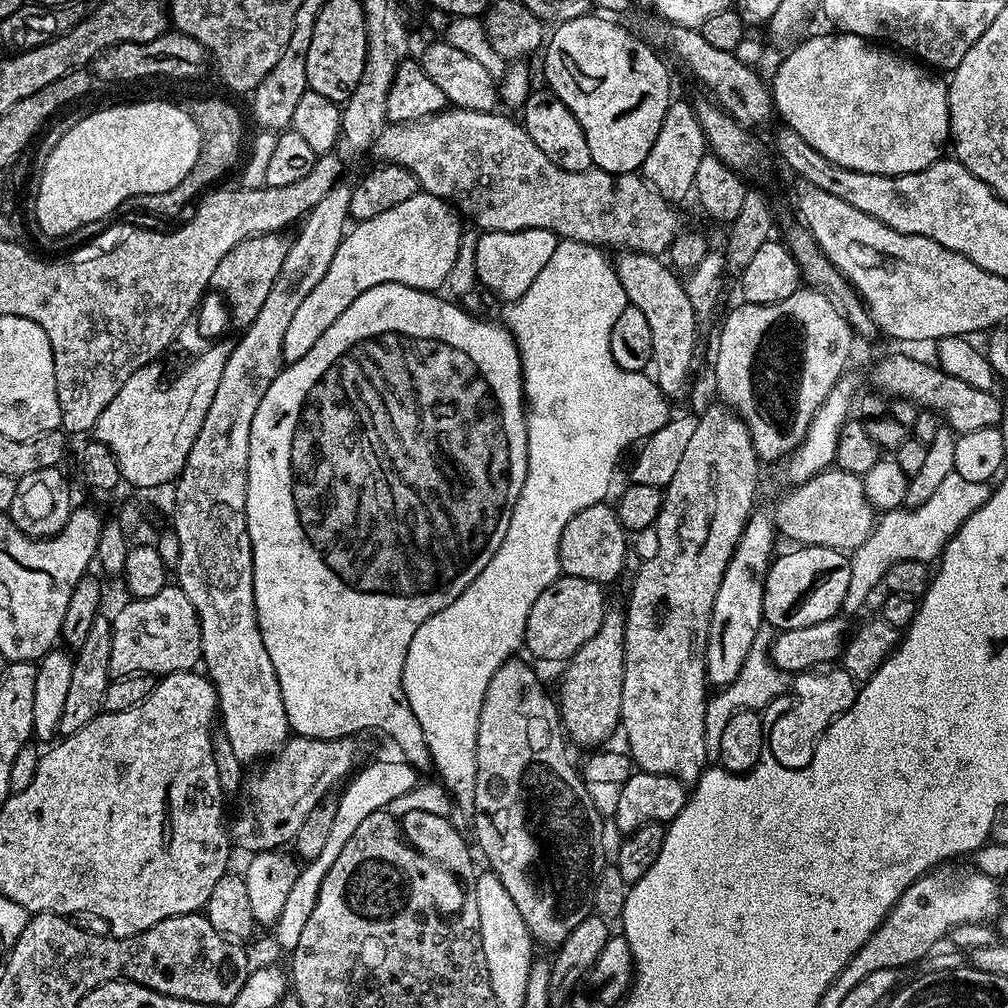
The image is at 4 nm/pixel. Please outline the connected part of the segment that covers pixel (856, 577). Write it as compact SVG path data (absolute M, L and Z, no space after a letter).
M956 471L938 485L938 490L927 502L917 508L903 506L883 513L875 521L872 533L860 546L850 553L850 590L844 599L843 611L856 612L872 596L872 591L881 587L884 571L894 562L903 560L923 560L932 562L939 557L948 545L949 538L956 533L983 504L990 495L989 485L985 482L970 482Z

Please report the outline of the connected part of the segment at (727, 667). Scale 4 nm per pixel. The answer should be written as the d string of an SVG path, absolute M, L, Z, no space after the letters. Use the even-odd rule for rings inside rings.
M758 510L748 517L714 600L706 654L708 681L713 687L727 687L737 677L753 642L759 637L758 630L764 620L764 579L774 558L774 538L775 523L769 515Z

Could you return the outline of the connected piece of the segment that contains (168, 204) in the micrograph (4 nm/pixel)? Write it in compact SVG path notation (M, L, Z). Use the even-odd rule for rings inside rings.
M196 100L190 104L190 111L200 131L198 162L192 164L192 169L185 172L184 177L177 180L174 187L163 189L158 194L131 197L131 207L140 208L144 204L145 210L152 216L176 216L188 203L191 205L205 189L220 182L215 180L222 179L235 166L236 159L238 164L241 159L240 143L244 140L244 124L240 121L239 110L228 100Z

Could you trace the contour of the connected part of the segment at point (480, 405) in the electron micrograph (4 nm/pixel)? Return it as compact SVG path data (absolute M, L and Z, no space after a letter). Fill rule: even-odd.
M379 284L366 294L358 294L354 302L342 313L342 318L310 346L306 358L298 358L298 362L287 365L270 382L270 390L262 398L258 410L254 414L254 422L250 426L250 462L248 463L248 489L246 490L246 518L248 533L252 539L252 557L254 558L254 602L256 617L262 634L262 642L266 646L266 654L270 654L270 662L274 662L274 674L278 674L278 686L282 690L282 702L286 706L289 729L295 735L309 736L319 740L337 740L343 736L356 736L360 732L368 732L377 728L385 732L400 747L399 755L417 770L432 768L432 755L426 744L426 734L422 734L422 726L418 726L418 718L414 718L414 710L410 710L410 702L404 693L402 670L406 662L406 650L410 650L410 638L418 631L418 626L426 622L438 610L450 606L478 574L494 558L498 546L502 546L502 538L506 538L506 526L510 526L510 514L514 510L514 502L518 502L518 494L522 490L522 482L526 482L526 466L528 465L528 422L526 419L526 397L524 394L524 371L520 365L520 351L516 349L516 339L507 327L499 323L491 324L488 320L479 320L479 315L467 312L459 303L451 304L443 300L440 294L423 288L411 288L401 284Z

